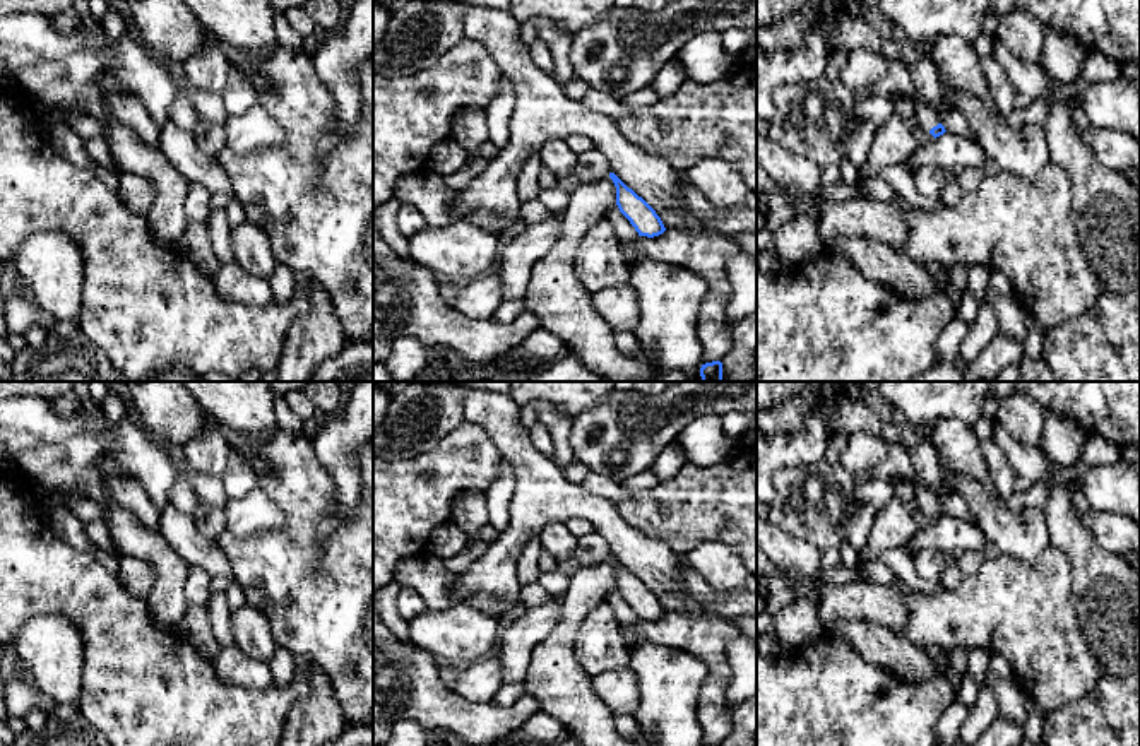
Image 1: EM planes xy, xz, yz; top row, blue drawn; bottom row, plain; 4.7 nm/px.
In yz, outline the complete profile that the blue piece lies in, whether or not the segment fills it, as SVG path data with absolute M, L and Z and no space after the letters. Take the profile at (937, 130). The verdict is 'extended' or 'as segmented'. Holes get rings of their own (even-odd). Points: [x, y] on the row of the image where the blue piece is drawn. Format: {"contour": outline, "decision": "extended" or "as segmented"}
{"contour": "M914 104L914 118L917 125L923 130L929 132L935 139L947 132L945 127L940 123L940 115L926 104Z", "decision": "extended"}

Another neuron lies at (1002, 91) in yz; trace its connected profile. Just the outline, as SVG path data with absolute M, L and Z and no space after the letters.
M993 55L983 56L981 67L983 67L984 79L989 86L989 99L996 106L998 113L1001 113L1003 116L1012 115L1015 110L1013 96L1017 89L1008 79L1005 68Z

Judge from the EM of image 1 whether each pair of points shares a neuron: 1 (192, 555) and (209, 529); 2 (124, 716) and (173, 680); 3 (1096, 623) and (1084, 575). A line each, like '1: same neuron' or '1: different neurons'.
1: different neurons
2: same neuron
3: same neuron

